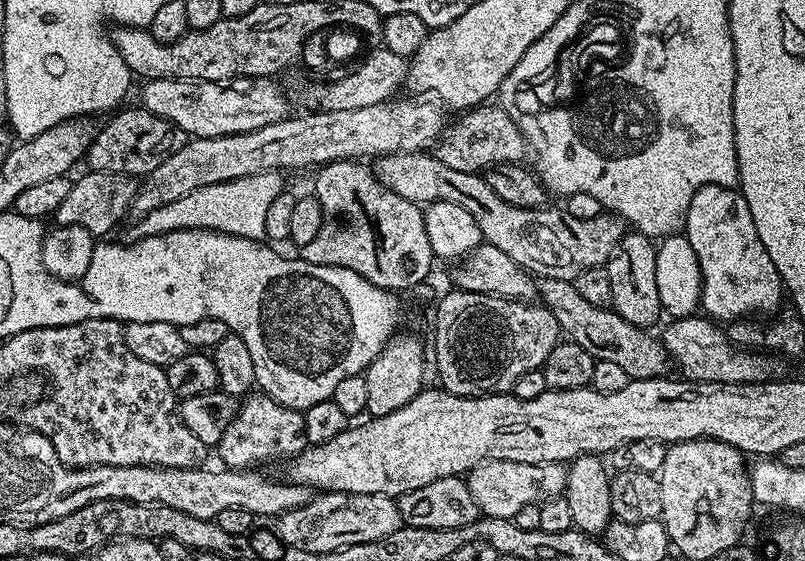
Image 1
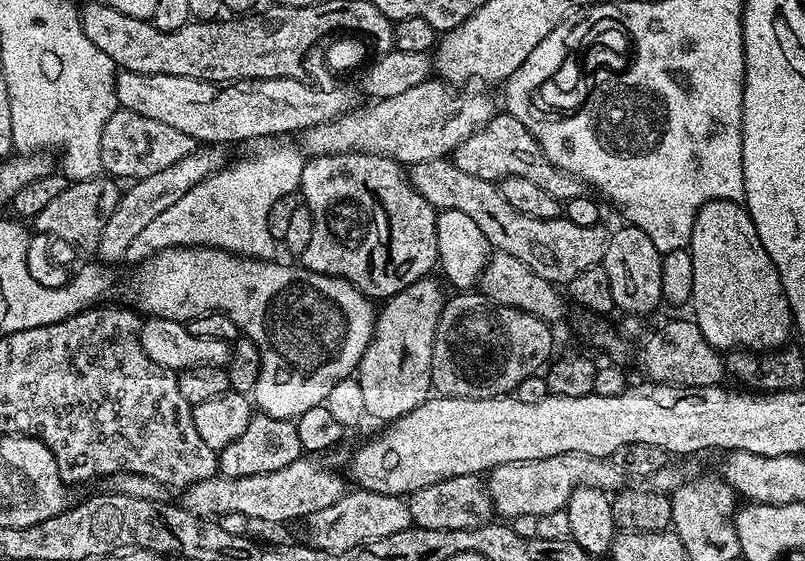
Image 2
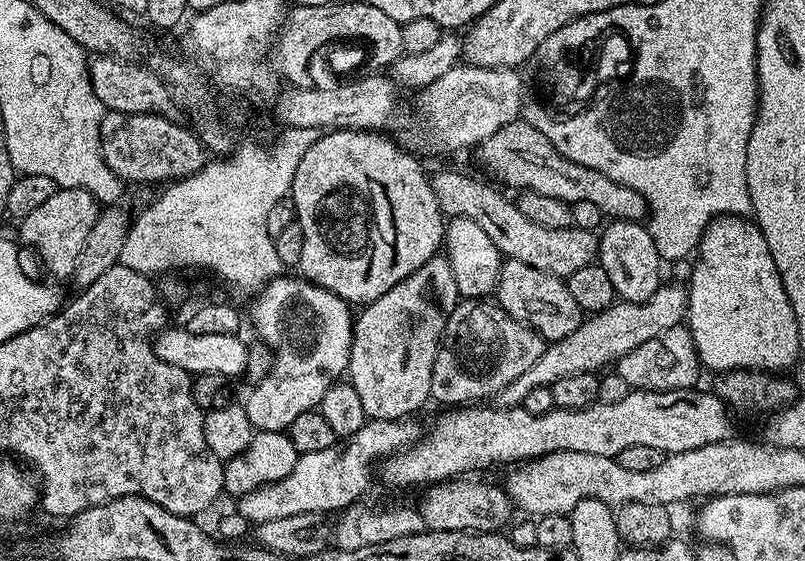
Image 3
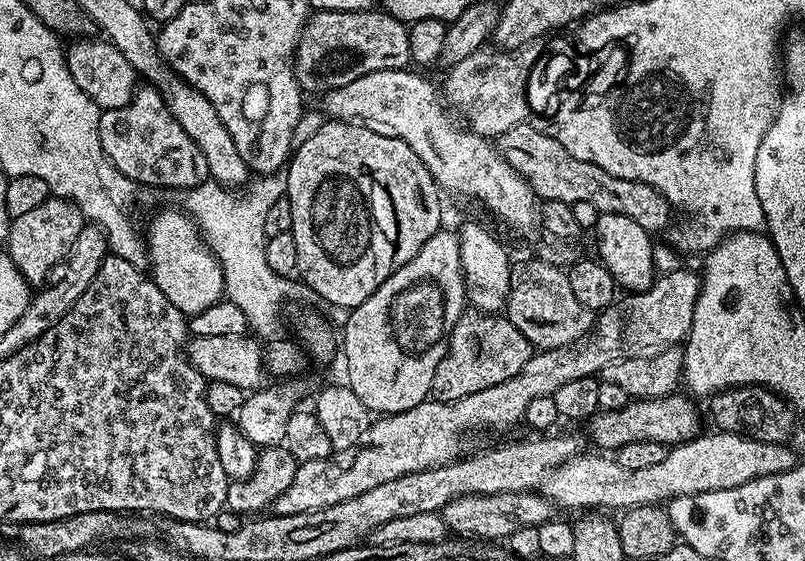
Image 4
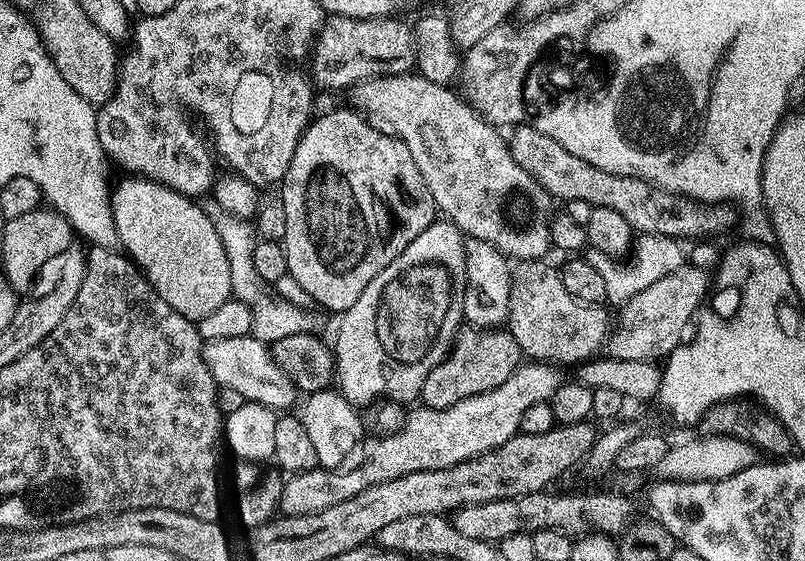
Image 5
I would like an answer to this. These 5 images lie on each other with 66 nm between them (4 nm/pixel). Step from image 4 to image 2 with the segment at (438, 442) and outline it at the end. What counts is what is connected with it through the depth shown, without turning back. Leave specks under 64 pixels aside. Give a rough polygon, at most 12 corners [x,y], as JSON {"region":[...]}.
{"region":[[302,456],[183,493],[195,516],[278,524],[338,502],[343,478]]}

